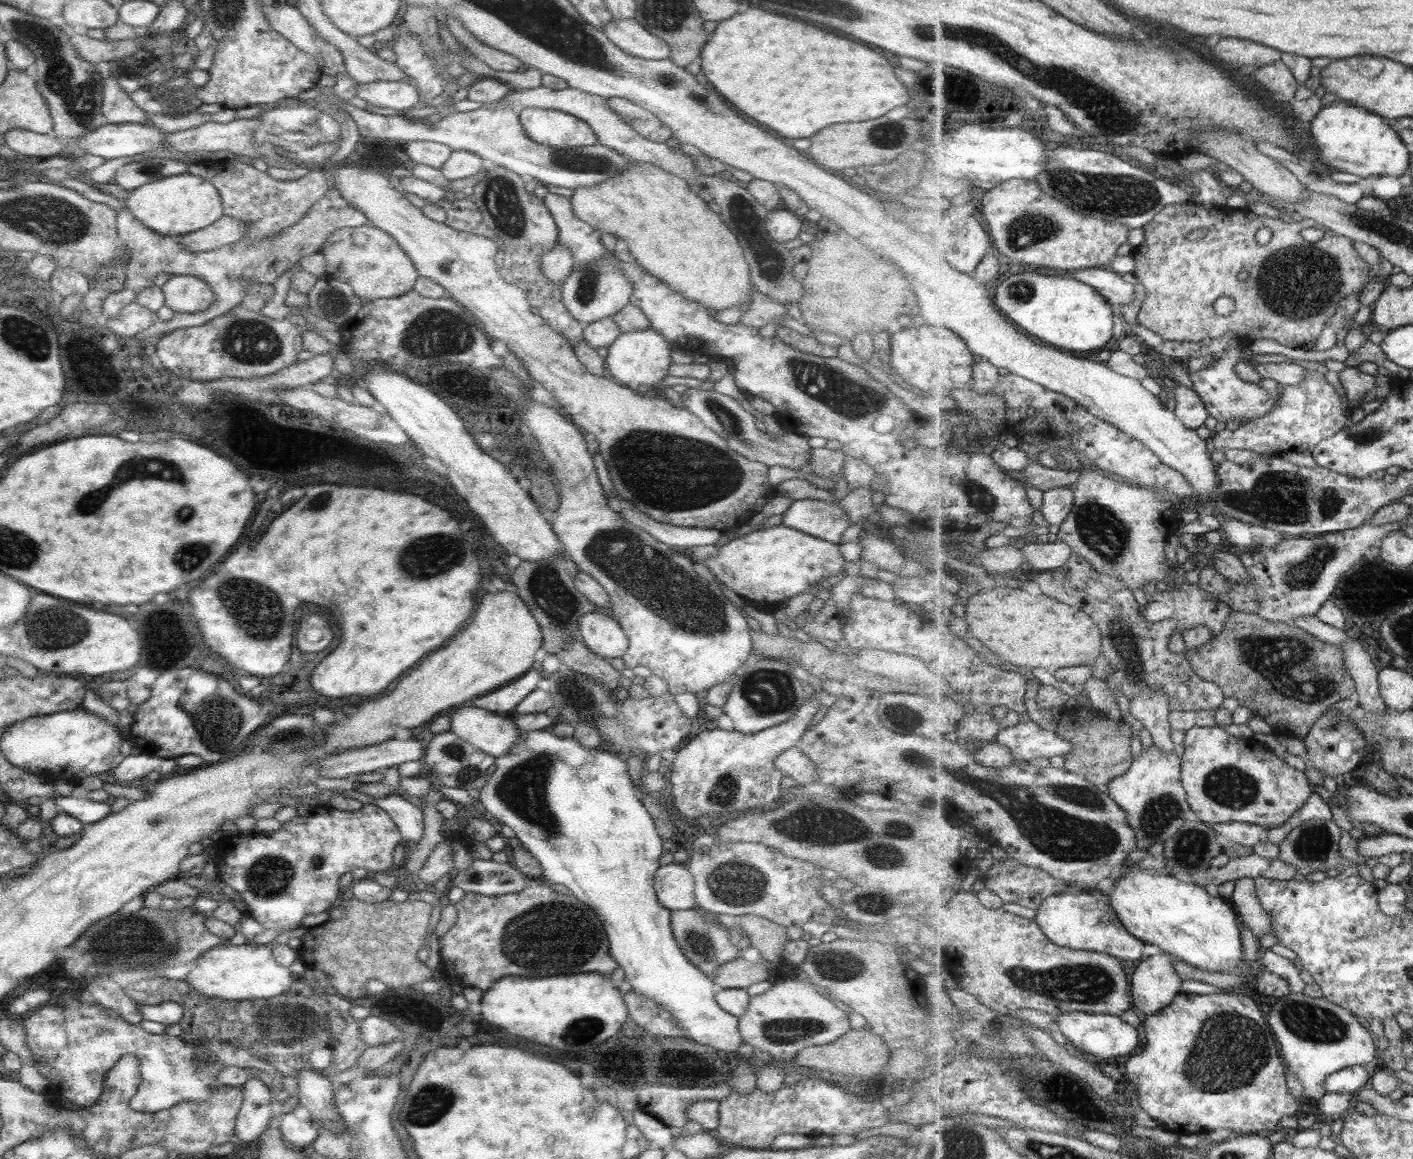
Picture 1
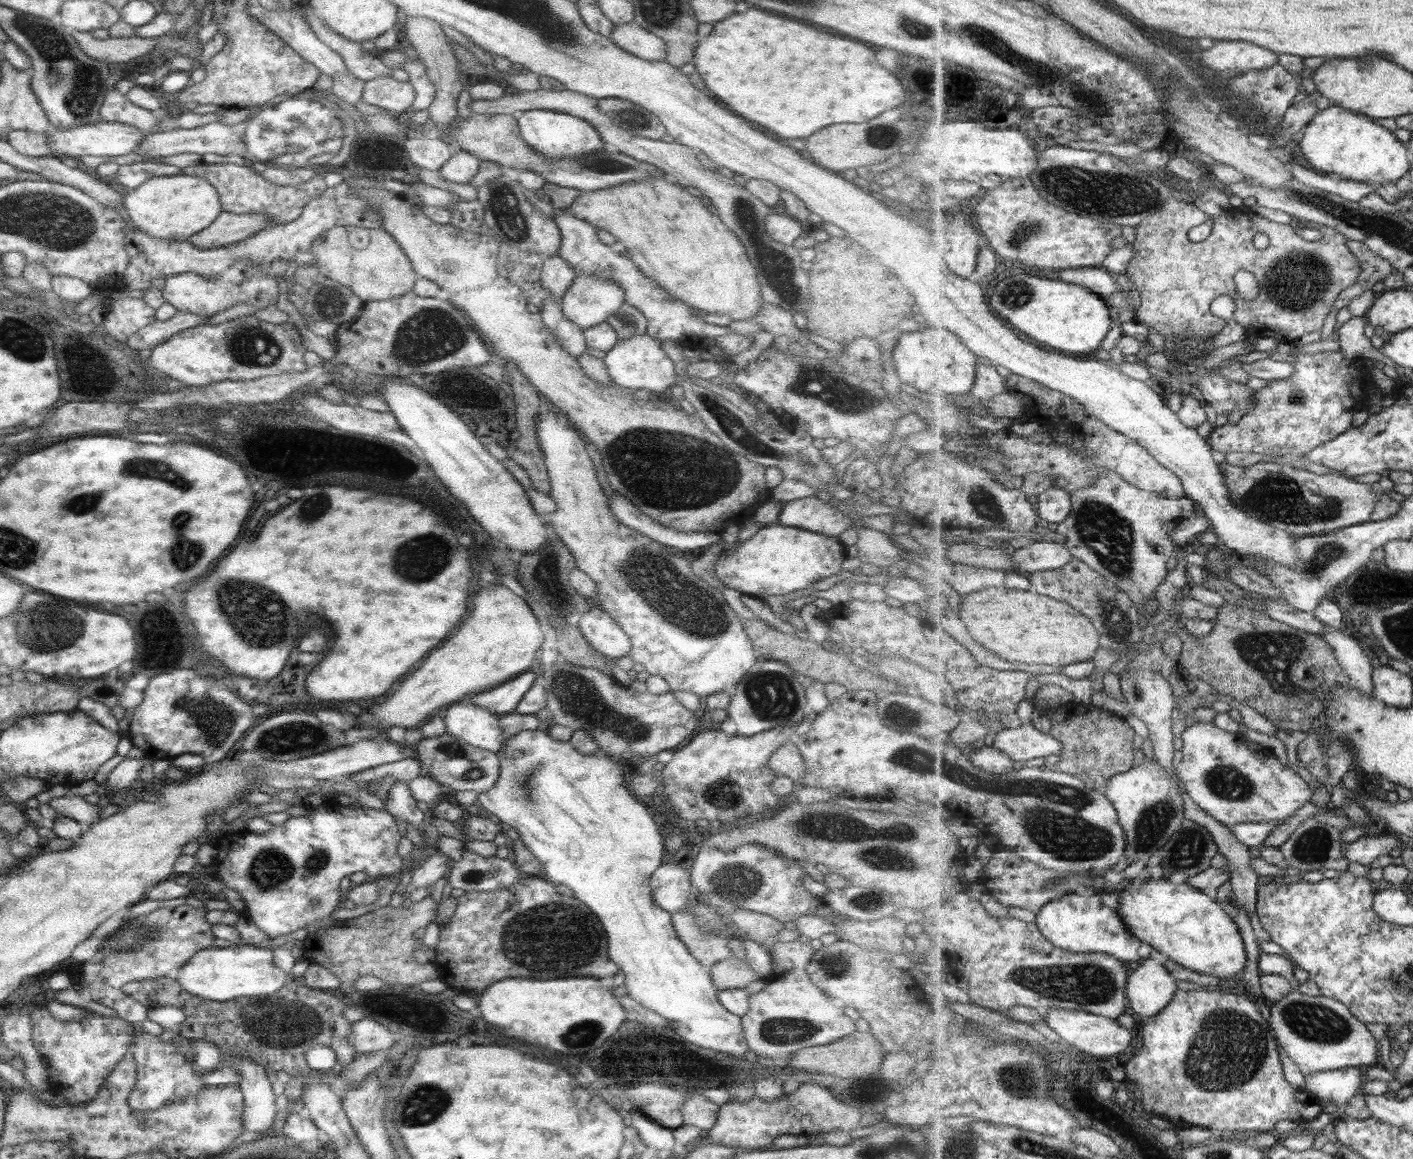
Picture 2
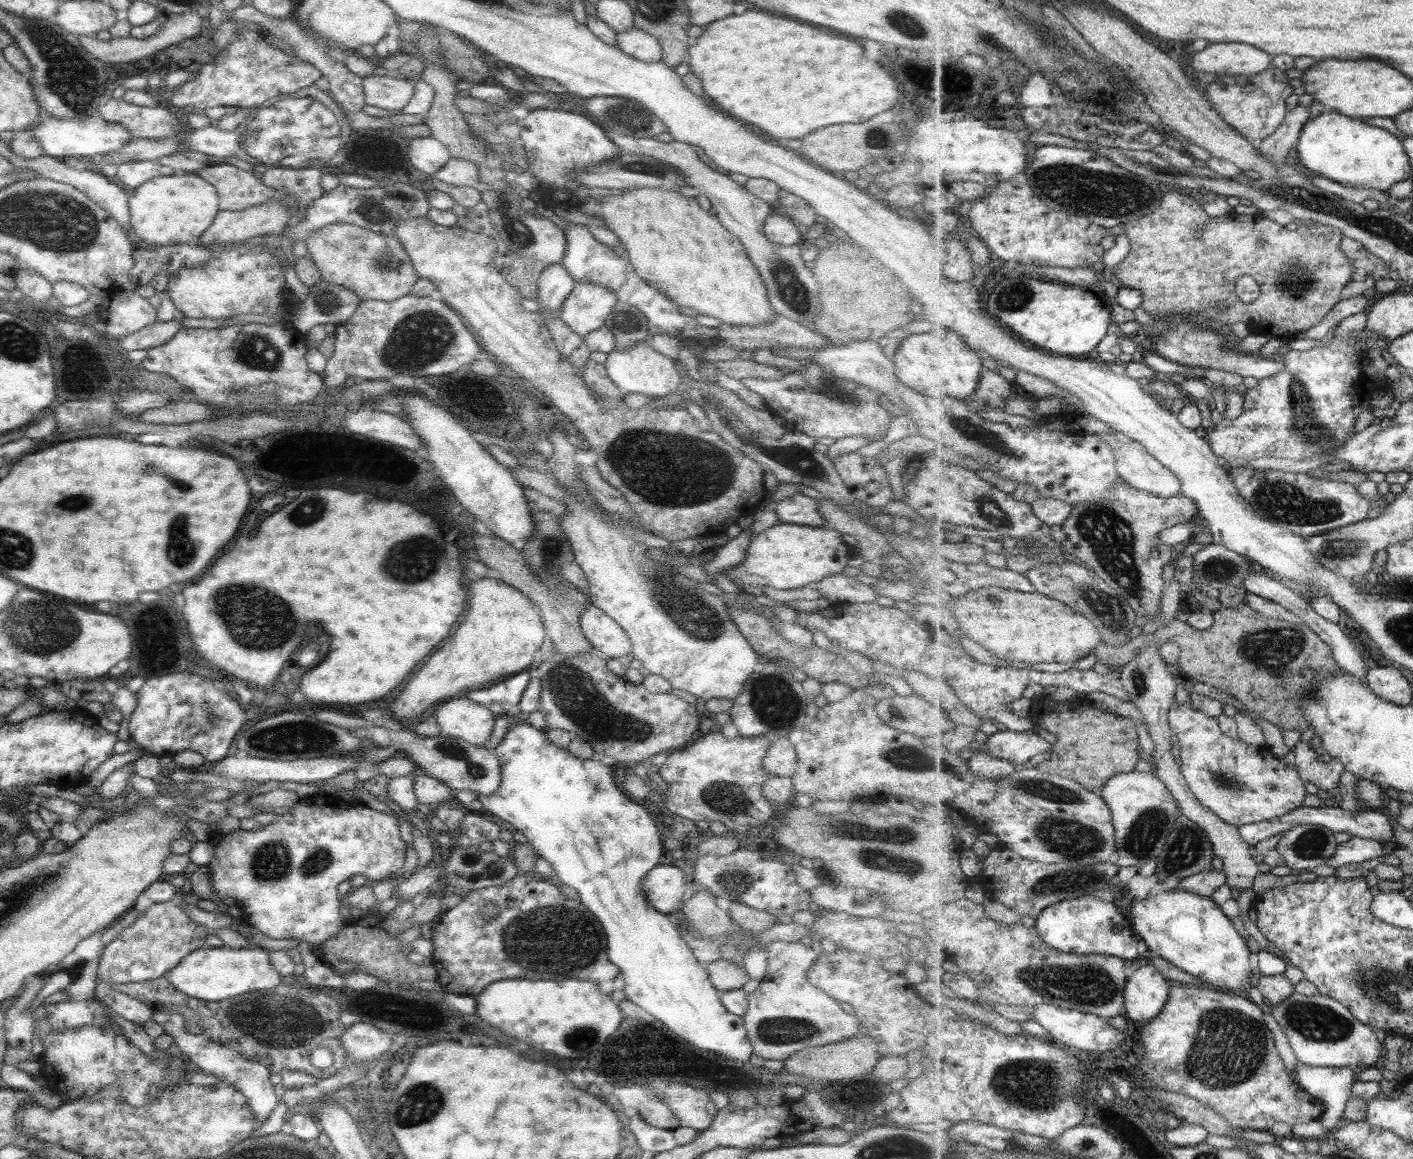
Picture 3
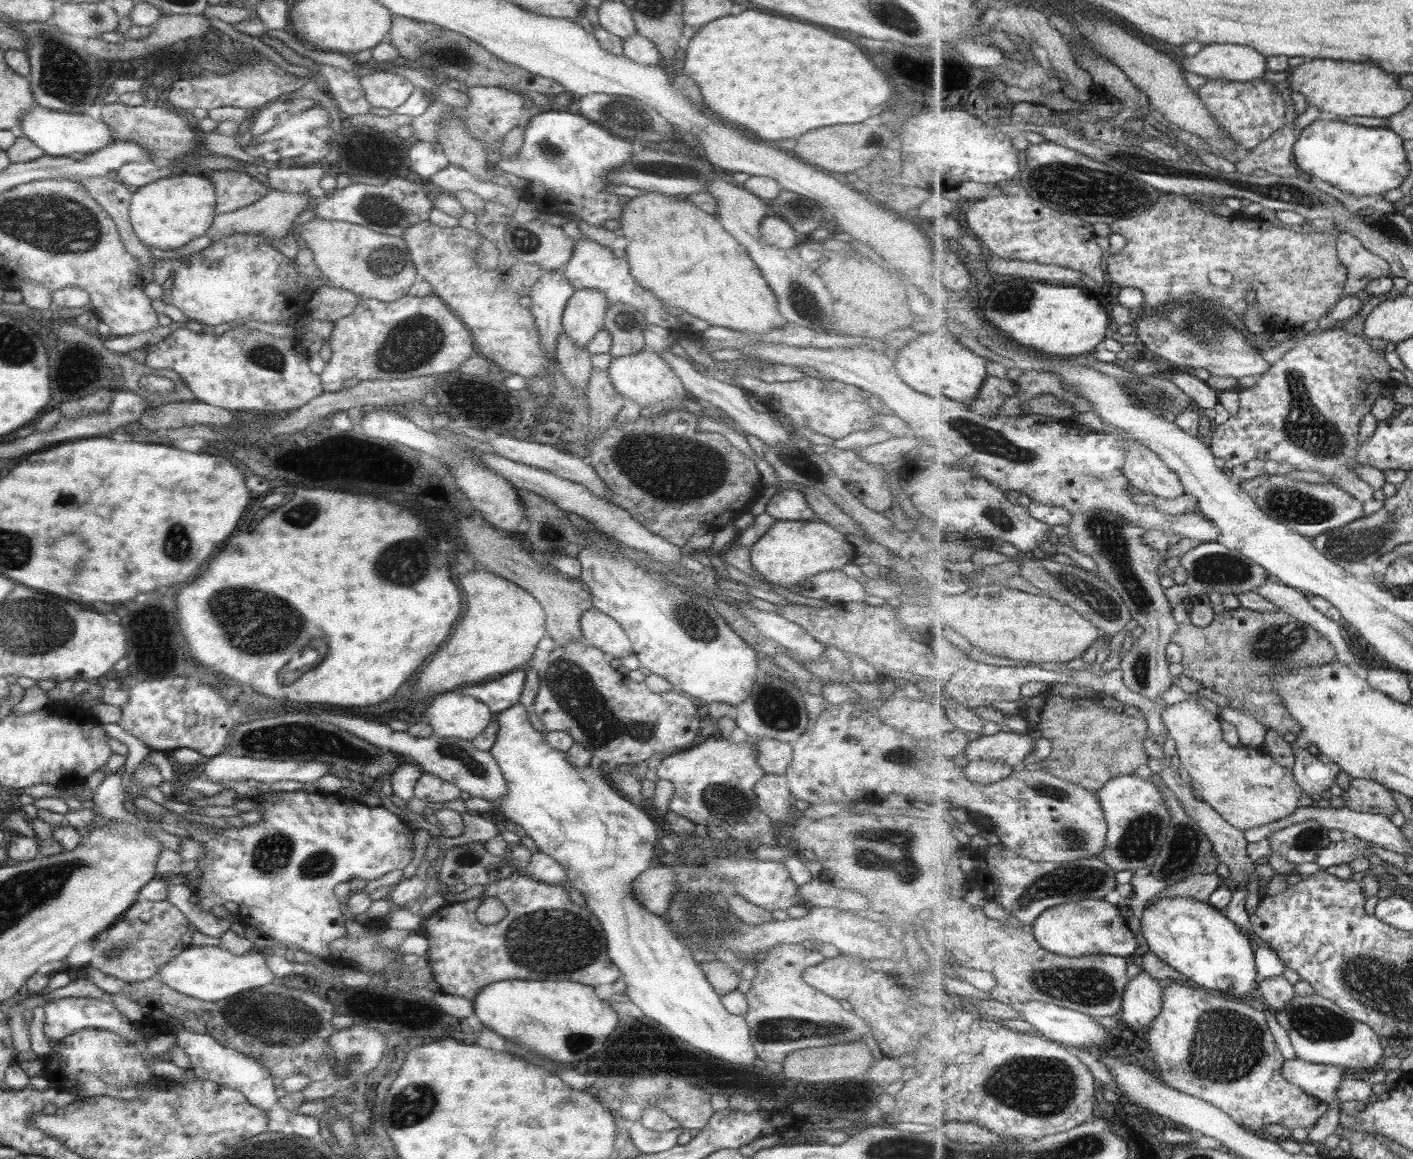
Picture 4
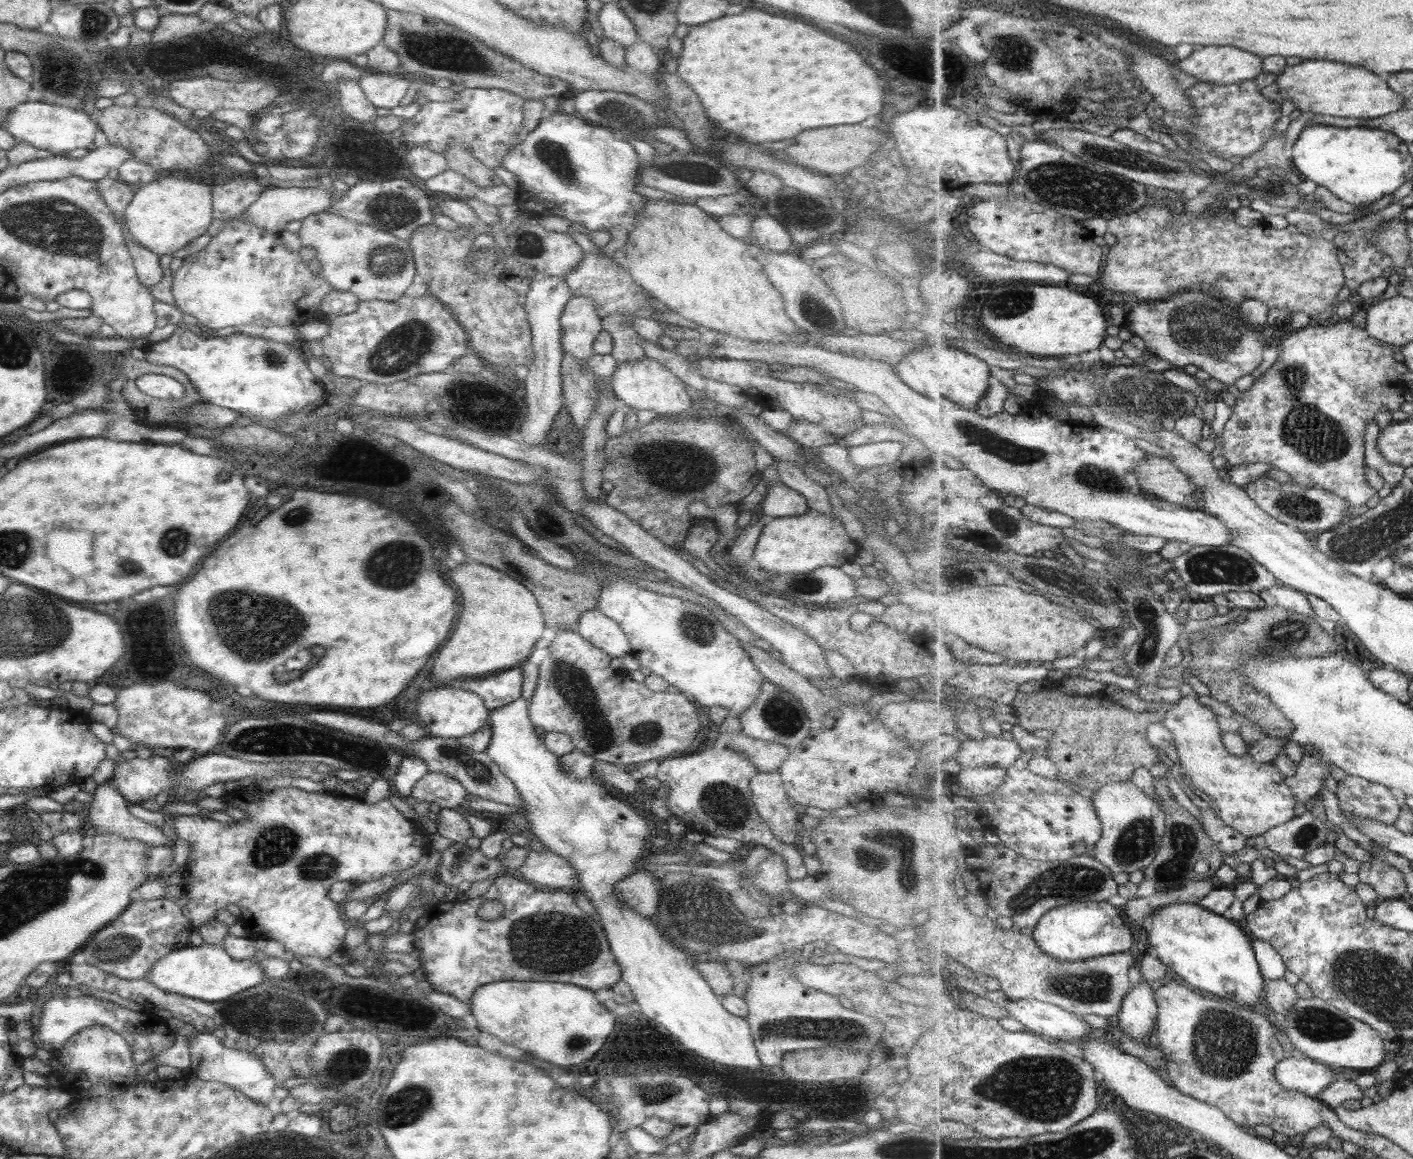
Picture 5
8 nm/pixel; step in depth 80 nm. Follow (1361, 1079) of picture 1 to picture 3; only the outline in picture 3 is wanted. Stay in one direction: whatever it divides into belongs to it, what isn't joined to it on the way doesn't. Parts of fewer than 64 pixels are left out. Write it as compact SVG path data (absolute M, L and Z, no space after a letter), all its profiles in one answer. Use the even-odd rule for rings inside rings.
M1301 1061L1291 1072L1295 1081L1325 1104L1327 1117L1322 1119L1322 1125L1328 1135L1344 1123L1346 1106L1352 1096L1351 1089L1357 1080L1356 1074L1354 1067L1312 1067Z

